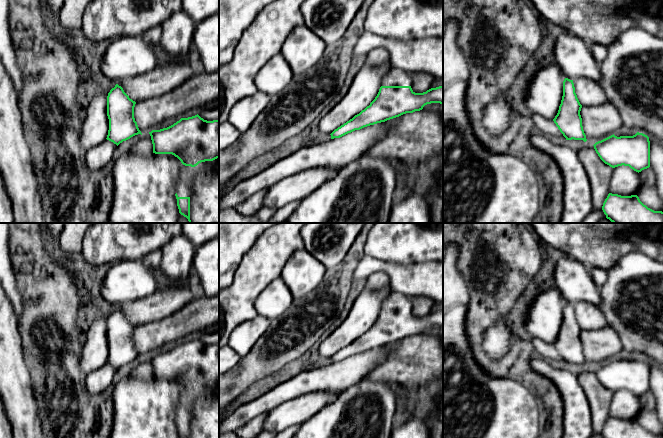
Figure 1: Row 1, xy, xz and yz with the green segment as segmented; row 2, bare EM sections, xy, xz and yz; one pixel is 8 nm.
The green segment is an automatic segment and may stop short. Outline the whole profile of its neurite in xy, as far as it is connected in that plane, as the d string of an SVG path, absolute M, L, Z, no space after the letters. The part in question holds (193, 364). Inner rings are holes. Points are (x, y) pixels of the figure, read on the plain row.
M197 338L149 358L153 377L172 378L185 390L219 382L219 344L207 345Z

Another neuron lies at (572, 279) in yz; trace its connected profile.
M565 256L556 263L554 286L563 300L570 304L587 302L599 307L602 302L600 289L589 268L572 257Z

